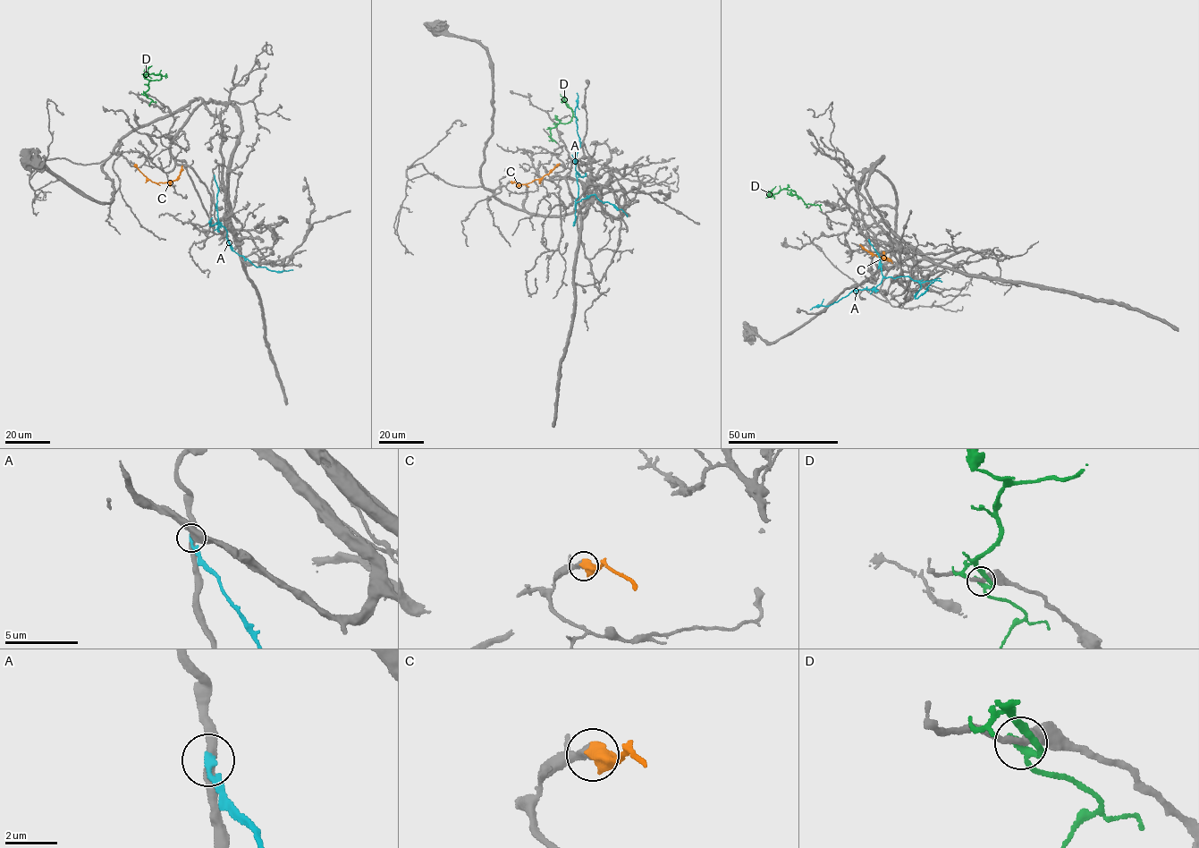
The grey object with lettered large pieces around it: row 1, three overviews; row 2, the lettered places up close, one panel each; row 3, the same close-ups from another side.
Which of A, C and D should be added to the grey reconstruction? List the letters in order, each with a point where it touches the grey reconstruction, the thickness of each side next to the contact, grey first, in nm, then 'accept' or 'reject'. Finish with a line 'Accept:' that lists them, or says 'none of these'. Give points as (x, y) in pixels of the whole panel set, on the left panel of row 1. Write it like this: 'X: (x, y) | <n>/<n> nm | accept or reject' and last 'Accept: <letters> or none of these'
A: (214, 175) | 360/220 nm | reject
C: (134, 165) | 280/700 nm | reject
D: (146, 96) | 360/200 nm | reject
Accept: none of these

